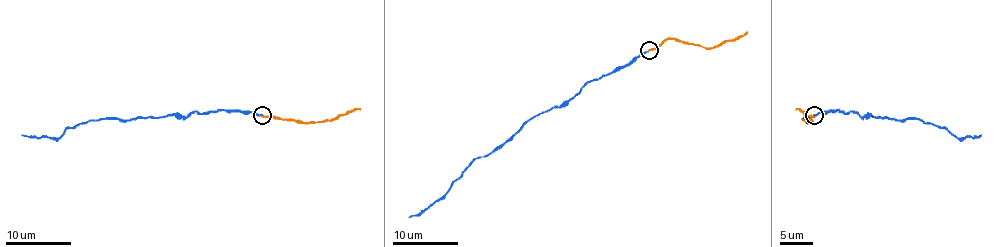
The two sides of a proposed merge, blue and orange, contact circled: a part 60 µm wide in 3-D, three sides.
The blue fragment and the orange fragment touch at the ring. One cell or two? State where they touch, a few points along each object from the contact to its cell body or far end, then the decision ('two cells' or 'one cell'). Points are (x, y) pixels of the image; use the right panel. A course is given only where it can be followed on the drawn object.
at (814, 115); blue runs (813, 116), (836, 109), (856, 111), (861, 116), (922, 119), (958, 137), (981, 134); orange runs (813, 116), (803, 119), (807, 122), (812, 121), (795, 108); one cell

